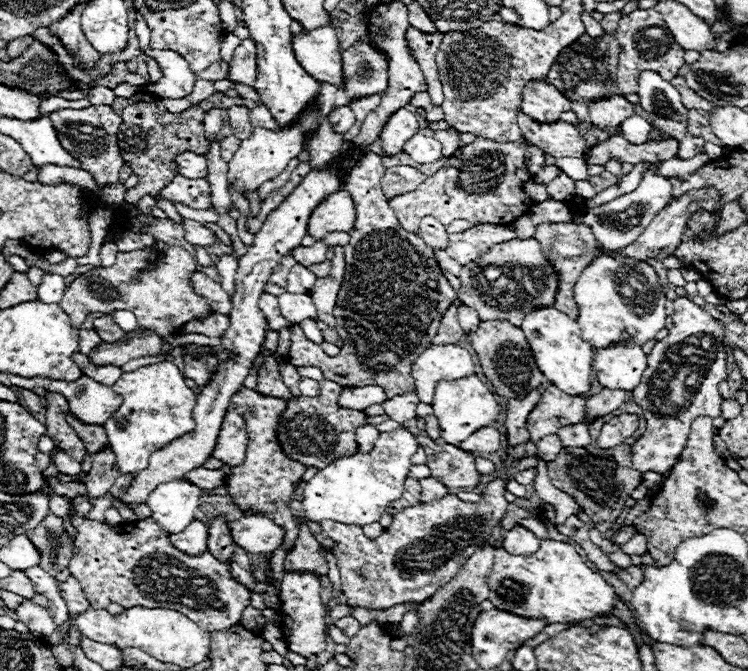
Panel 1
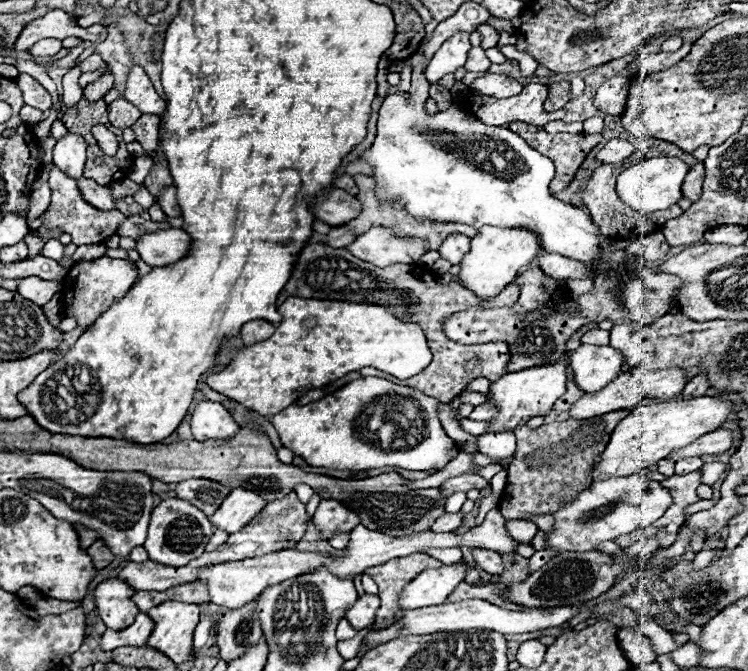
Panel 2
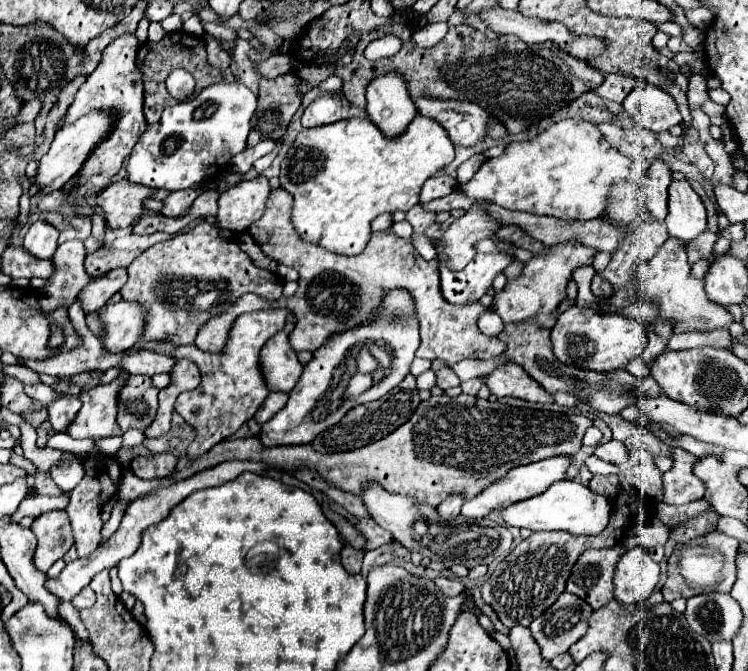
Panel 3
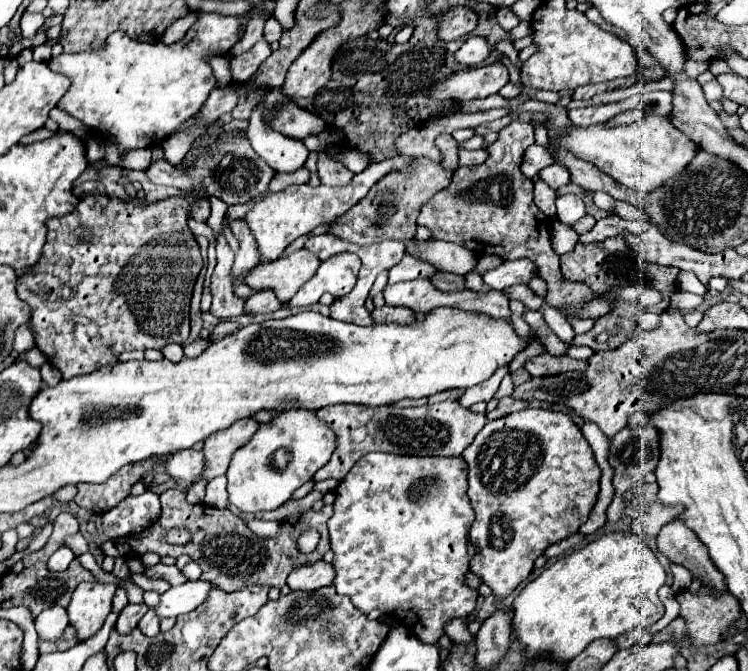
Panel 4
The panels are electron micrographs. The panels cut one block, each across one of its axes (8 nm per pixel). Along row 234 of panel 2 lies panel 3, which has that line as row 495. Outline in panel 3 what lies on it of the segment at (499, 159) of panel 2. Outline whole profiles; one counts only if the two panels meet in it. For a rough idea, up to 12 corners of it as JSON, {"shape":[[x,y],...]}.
{"shape":[[574,480],[500,512],[508,526],[600,534],[612,504]]}

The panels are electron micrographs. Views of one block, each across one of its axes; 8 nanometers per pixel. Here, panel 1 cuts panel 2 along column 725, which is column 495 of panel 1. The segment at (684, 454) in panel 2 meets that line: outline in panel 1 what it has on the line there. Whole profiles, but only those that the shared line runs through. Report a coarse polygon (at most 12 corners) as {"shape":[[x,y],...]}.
{"shape":[[480,428],[460,444],[464,452],[492,454],[502,448],[502,434]]}

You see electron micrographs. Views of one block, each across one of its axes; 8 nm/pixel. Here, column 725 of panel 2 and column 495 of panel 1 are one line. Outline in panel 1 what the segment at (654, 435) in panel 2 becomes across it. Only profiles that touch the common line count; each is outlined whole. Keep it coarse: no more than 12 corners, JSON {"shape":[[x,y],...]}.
{"shape":[[476,374],[438,382],[440,438],[458,446],[502,406]]}

